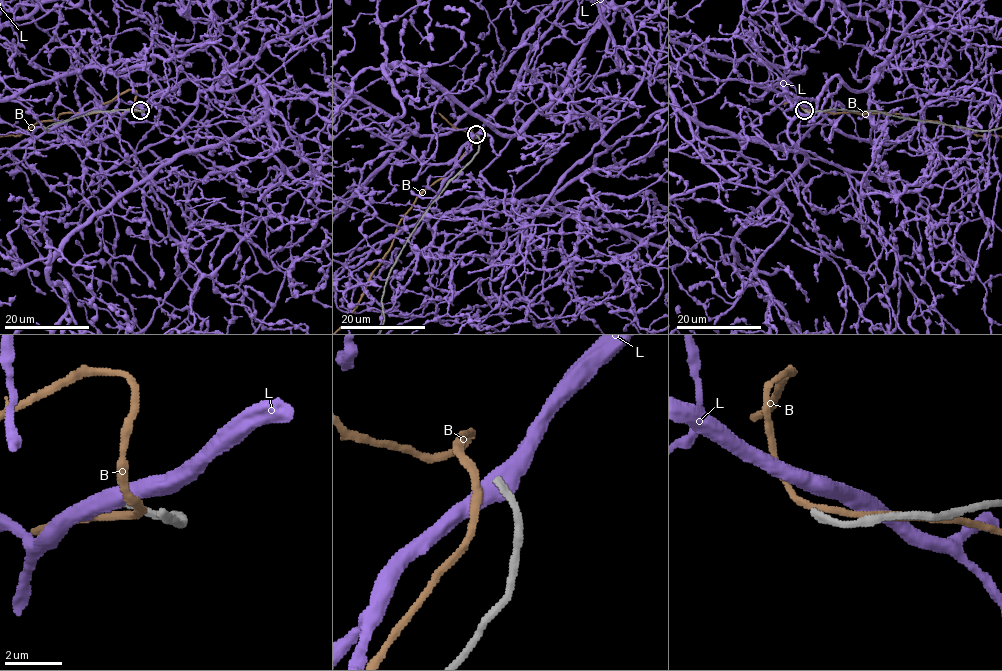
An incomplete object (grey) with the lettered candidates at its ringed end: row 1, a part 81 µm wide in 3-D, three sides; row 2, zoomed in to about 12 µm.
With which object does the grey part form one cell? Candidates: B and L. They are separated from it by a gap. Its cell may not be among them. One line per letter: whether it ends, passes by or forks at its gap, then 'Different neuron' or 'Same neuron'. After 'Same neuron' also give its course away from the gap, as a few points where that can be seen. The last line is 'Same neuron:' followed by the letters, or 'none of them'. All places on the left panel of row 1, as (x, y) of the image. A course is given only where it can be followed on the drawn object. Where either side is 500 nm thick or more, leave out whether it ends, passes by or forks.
B: It passes by. Different neuron
L: Different neuron
Same neuron: none of them

